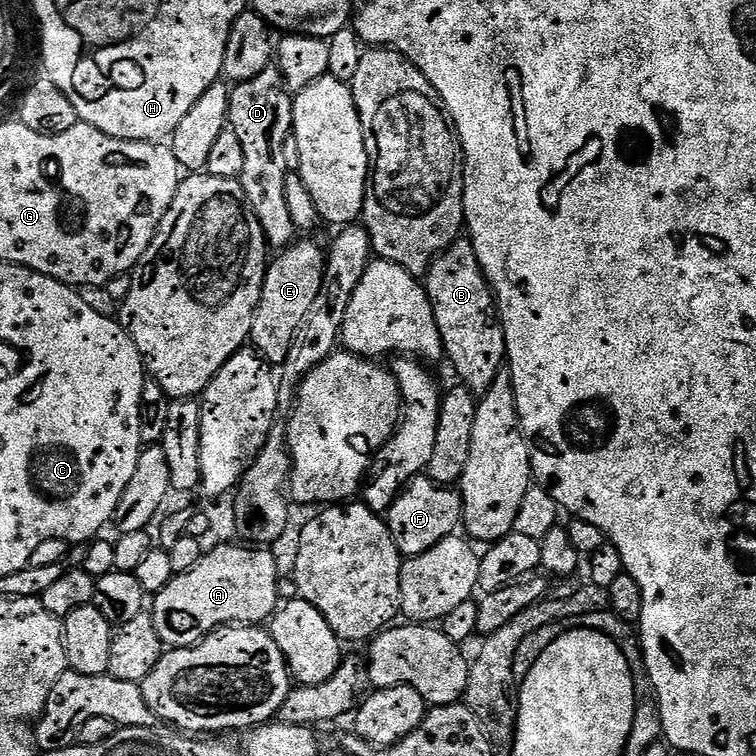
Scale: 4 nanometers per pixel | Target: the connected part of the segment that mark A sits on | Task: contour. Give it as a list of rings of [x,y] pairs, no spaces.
[[[228,544],[225,548],[216,548],[212,553],[205,555],[201,559],[199,564],[196,564],[189,572],[182,572],[173,576],[170,583],[165,586],[161,592],[155,593],[153,602],[150,604],[150,611],[152,614],[152,621],[154,622],[154,628],[158,630],[158,638],[162,638],[162,642],[169,649],[174,648],[191,648],[194,644],[199,644],[204,637],[209,636],[210,633],[216,631],[218,628],[223,628],[230,624],[250,624],[253,626],[260,626],[265,623],[275,613],[278,607],[278,599],[276,600],[276,595],[279,594],[280,588],[276,583],[279,582],[280,576],[276,573],[276,560],[268,552],[263,552],[263,547],[260,546],[244,546],[248,548],[235,548],[234,545]]]

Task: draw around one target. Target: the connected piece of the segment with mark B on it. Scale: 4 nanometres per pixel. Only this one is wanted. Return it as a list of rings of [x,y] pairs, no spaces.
[[[461,238],[437,257],[428,268],[426,287],[434,306],[434,318],[437,319],[438,330],[441,332],[447,362],[452,363],[453,370],[464,379],[461,380],[463,387],[470,389],[473,394],[489,392],[497,378],[505,371],[508,347],[498,301],[491,284],[484,276],[482,266],[476,257],[476,250],[471,242]]]

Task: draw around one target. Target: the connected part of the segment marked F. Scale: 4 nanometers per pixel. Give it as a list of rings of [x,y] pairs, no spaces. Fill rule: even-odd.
[[[421,474],[404,485],[396,501],[389,506],[386,519],[394,538],[394,546],[398,546],[401,557],[417,556],[453,535],[461,527],[464,498],[455,487],[436,484],[427,475]]]

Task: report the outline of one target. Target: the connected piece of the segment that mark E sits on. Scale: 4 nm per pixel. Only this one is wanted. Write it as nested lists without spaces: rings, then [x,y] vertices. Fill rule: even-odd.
[[[304,238],[290,244],[271,261],[264,276],[262,298],[256,308],[256,317],[252,323],[250,344],[265,361],[272,366],[283,366],[296,345],[296,335],[304,327],[310,314],[310,306],[324,285],[324,267],[326,252],[314,241]],[[301,243],[301,244],[300,244]],[[253,344],[253,345],[252,345]]]

